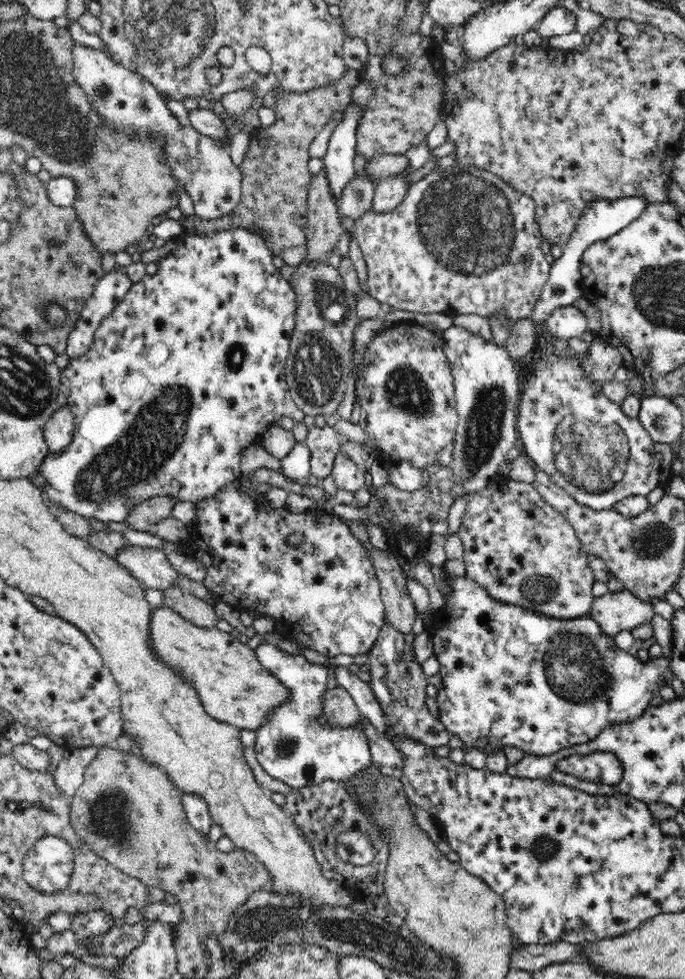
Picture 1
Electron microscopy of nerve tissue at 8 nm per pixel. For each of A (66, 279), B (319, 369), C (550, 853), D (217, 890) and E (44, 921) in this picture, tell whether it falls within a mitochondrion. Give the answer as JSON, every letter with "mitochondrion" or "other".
{"A":"other","B":"mitochondrion","C":"mitochondrion","D":"other","E":"other"}

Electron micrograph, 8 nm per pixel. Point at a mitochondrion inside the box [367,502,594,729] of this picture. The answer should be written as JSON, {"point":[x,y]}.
{"point":[541,588]}

